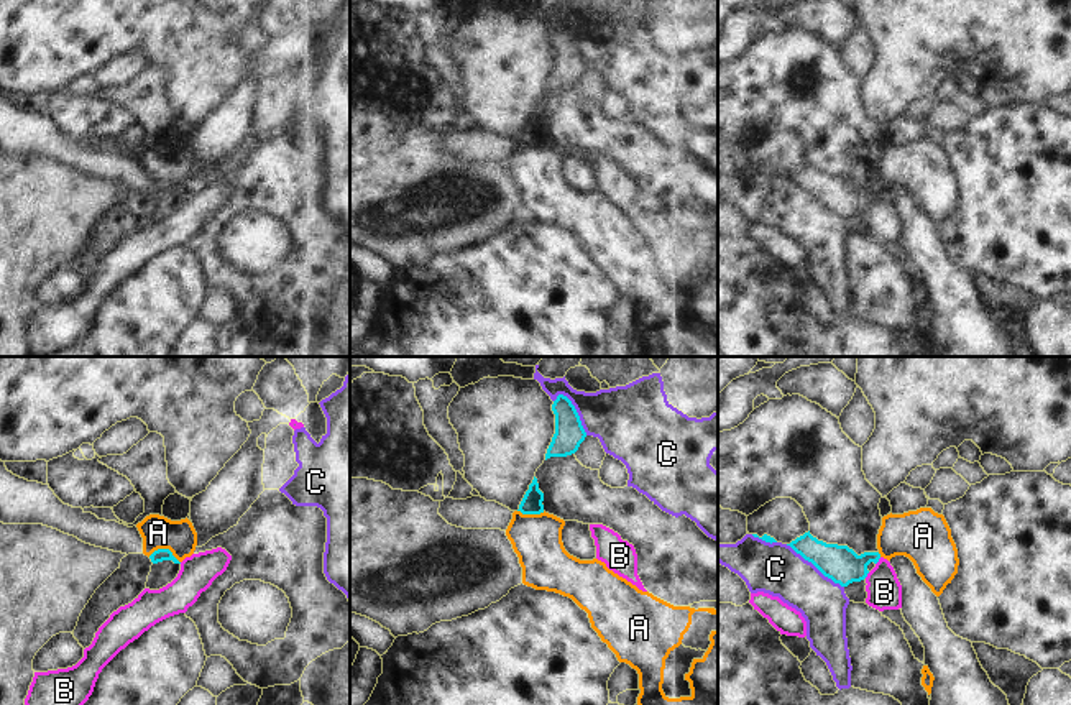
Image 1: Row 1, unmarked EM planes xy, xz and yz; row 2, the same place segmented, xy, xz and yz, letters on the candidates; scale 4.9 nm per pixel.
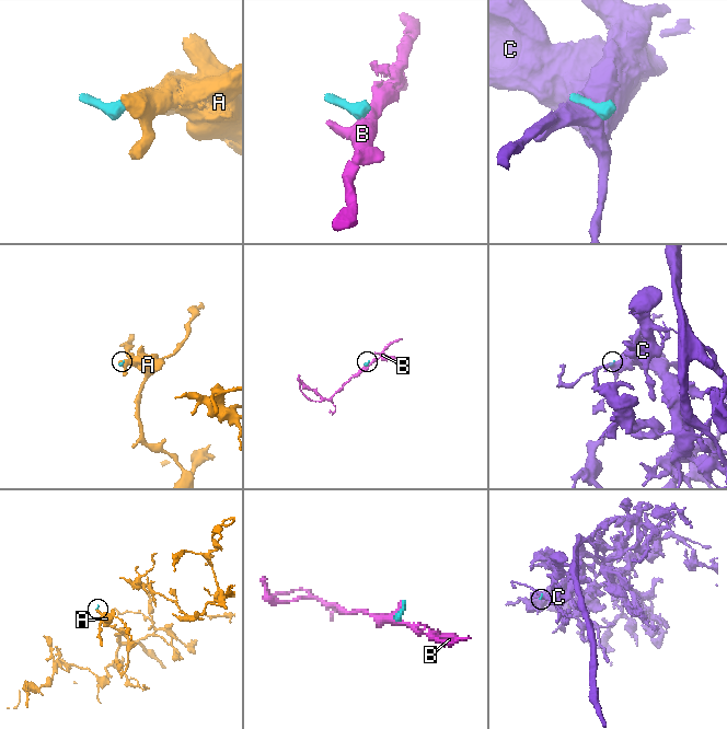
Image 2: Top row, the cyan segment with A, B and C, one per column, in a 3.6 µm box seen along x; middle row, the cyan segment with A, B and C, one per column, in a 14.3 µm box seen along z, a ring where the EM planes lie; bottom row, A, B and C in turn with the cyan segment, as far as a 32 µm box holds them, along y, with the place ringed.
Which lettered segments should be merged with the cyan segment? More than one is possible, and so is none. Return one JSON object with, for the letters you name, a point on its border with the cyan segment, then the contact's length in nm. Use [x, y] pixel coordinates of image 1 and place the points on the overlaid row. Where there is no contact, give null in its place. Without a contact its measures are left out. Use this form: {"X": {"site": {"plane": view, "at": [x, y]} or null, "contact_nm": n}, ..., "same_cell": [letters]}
{"same_cell": []}

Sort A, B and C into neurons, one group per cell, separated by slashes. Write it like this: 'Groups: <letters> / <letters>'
Groups: A / B / C.

